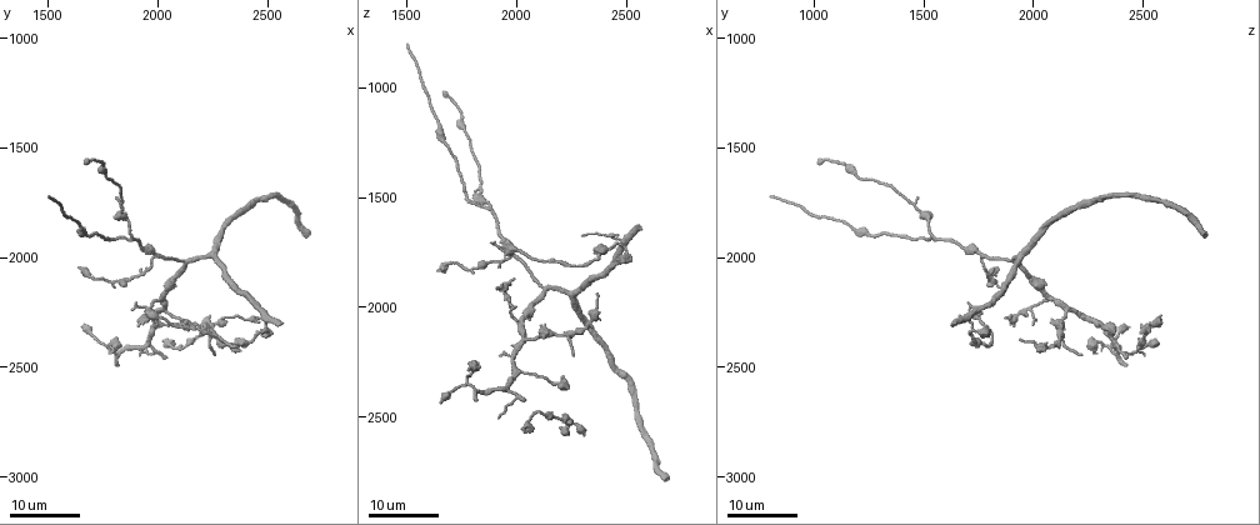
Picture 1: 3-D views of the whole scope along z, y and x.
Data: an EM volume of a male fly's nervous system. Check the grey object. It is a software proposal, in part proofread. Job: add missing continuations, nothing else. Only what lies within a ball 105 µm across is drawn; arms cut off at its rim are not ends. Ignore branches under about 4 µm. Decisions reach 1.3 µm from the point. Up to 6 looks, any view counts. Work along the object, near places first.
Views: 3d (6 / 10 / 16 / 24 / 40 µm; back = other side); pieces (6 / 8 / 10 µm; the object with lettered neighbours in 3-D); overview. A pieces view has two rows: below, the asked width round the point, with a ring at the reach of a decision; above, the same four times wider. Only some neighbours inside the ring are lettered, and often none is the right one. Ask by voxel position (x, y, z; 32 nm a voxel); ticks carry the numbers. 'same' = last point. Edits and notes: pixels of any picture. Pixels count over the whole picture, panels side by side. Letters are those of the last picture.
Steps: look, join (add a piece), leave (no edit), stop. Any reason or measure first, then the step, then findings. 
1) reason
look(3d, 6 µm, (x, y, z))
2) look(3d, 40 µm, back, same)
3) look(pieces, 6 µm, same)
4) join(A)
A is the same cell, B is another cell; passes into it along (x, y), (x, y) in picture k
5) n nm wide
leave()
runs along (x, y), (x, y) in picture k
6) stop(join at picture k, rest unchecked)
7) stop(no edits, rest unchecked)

stops while still wide
look(3d, 16 µm, (1660, 1560, 1030))

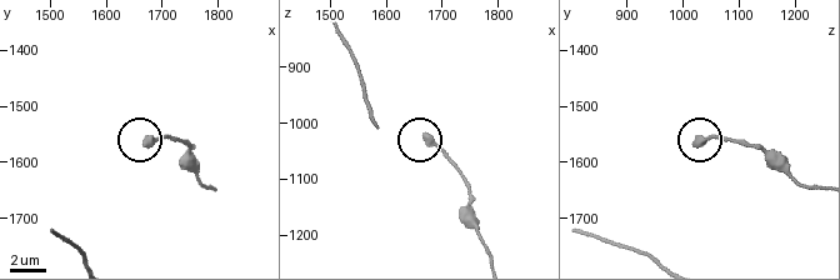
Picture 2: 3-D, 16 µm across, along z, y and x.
look(pieces, 8 µm, (1675, 1570, 1020))

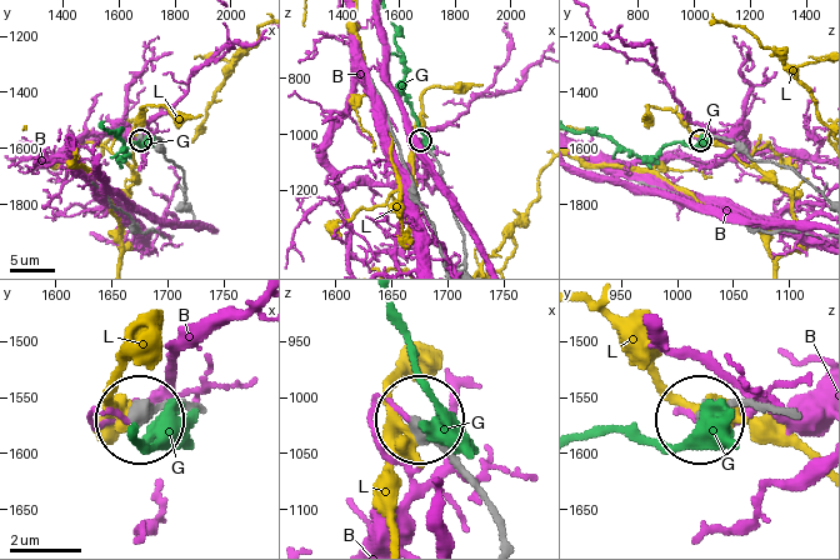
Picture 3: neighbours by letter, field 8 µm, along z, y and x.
leave()
B, G and L are other cells; no lettered piece goes on from it

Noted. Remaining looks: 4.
thin end
look(3d, 16 µm, (1500, 1730, 810))

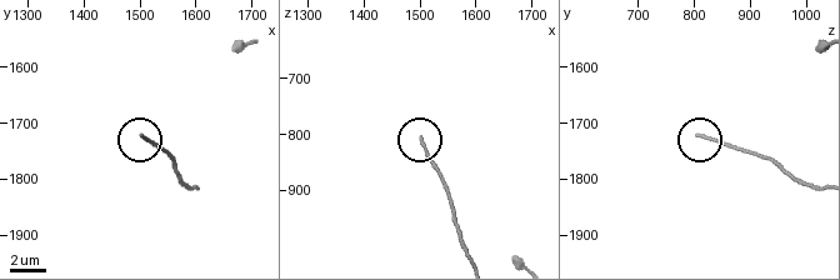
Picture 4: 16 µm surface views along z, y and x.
look(pieces, 8 µm, (1500, 1725, 810))

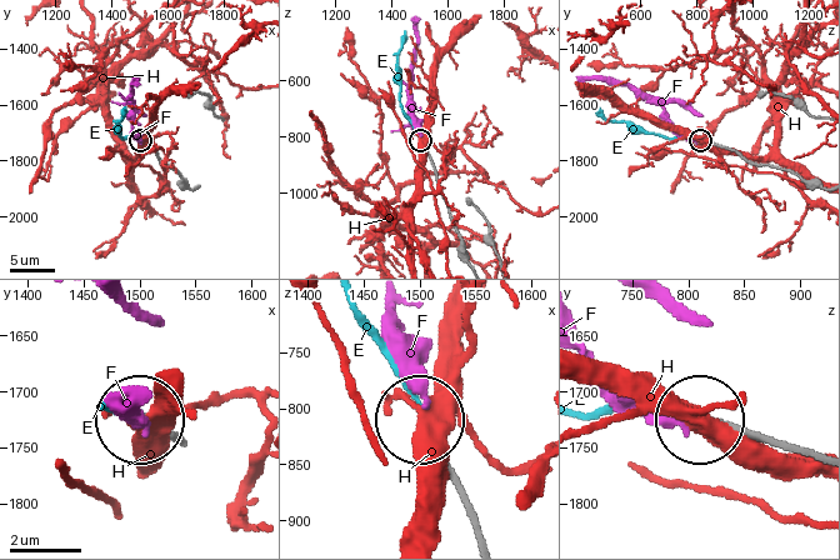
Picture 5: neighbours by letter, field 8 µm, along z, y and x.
170 nm wide
join(E)
E is the same cell, F and H are other cells; it goes on there

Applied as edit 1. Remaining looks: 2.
an open end
look(3d, 24 µm, (1640, 2060, 1830))

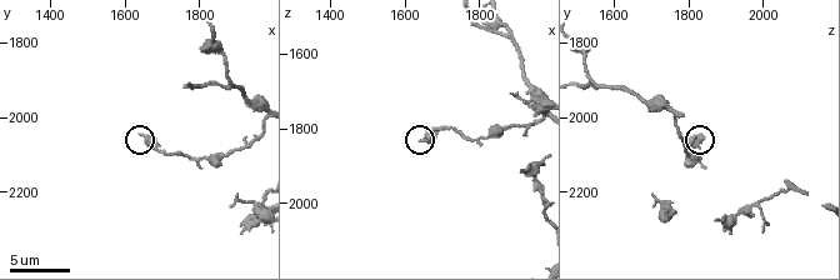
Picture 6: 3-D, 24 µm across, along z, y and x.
look(pieces, 8 µm, (1650, 2040, 1830))

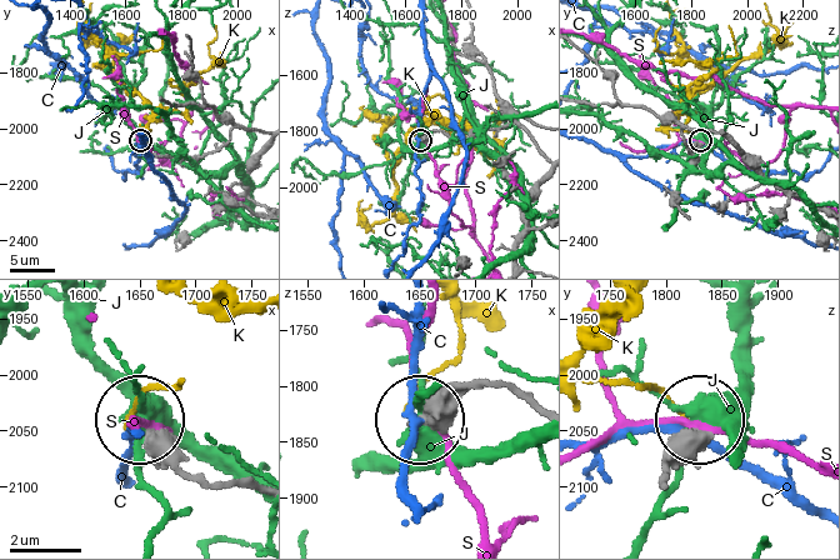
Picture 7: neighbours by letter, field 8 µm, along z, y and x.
leave()
C, J, K and S are other cells; runs along (534, 410), (498, 386), (463, 386), (420, 419) in picture 7; no lettered piece goes on from it

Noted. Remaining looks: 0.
stop(join at picture 5, rest unchecked)

